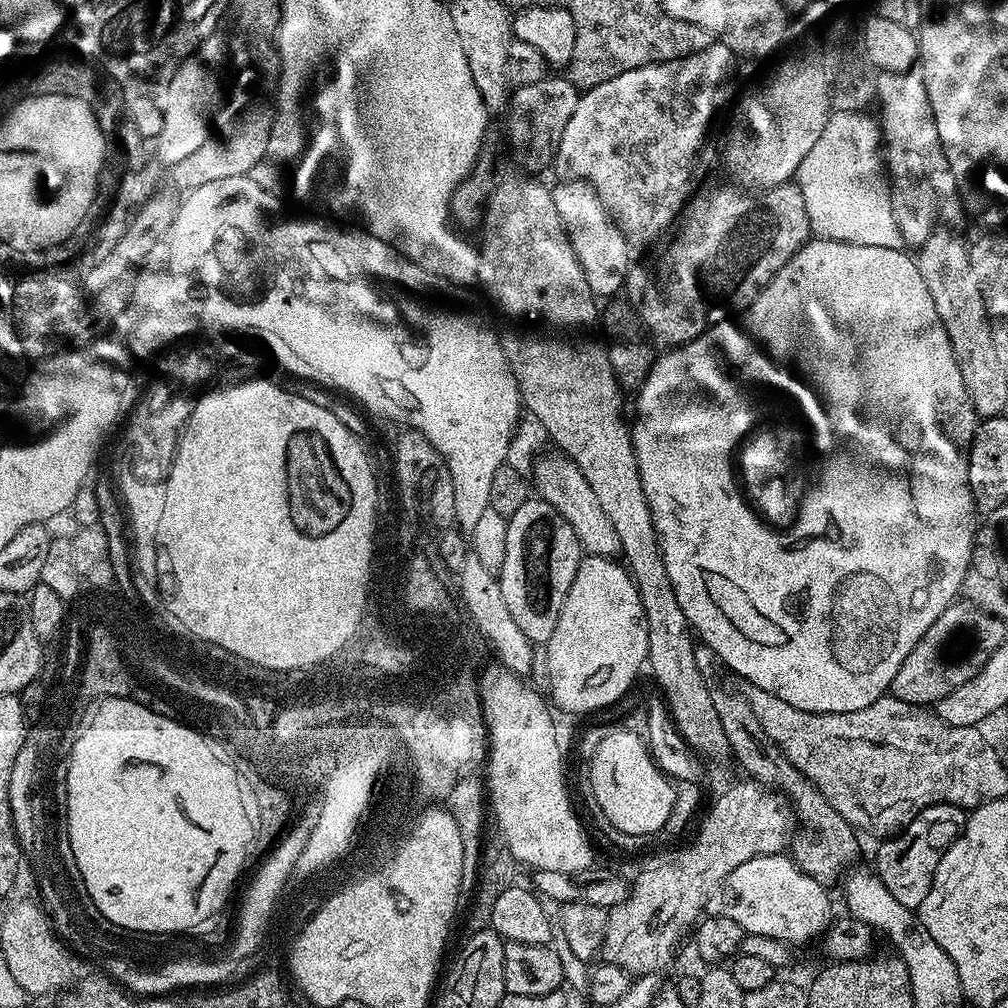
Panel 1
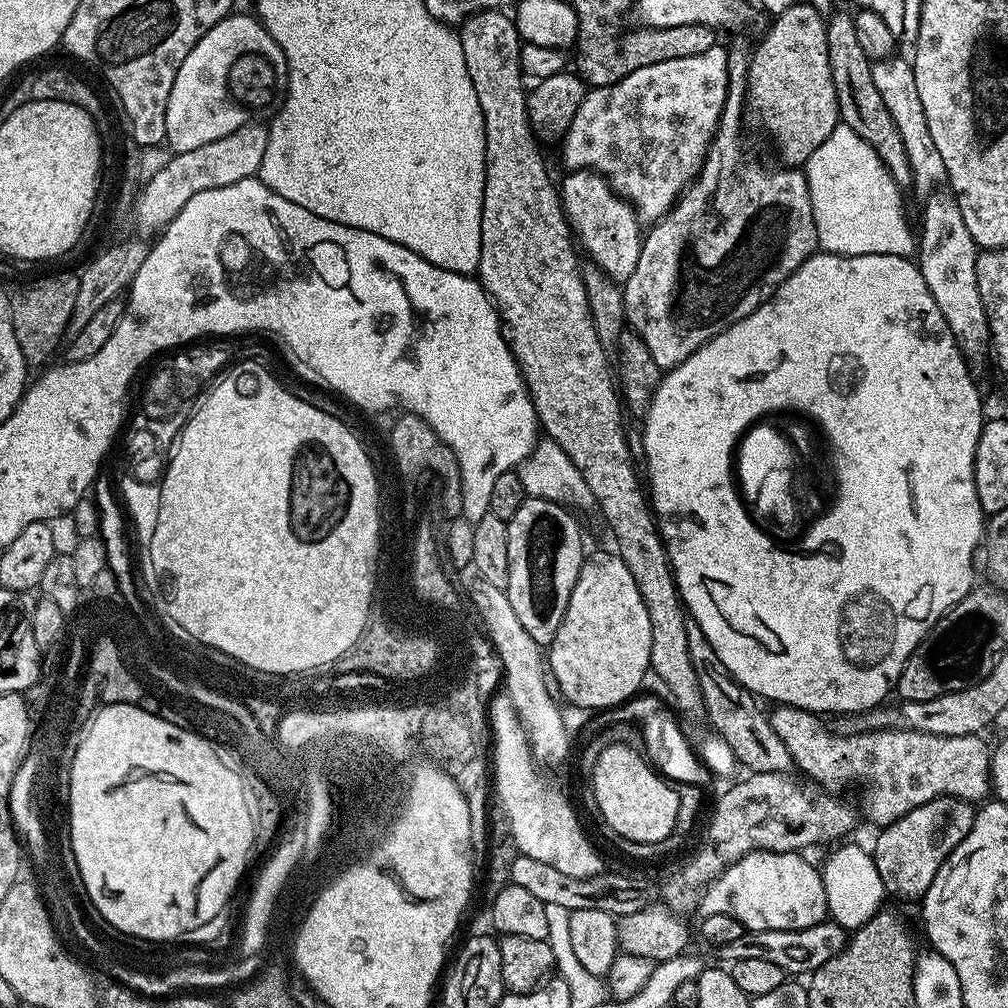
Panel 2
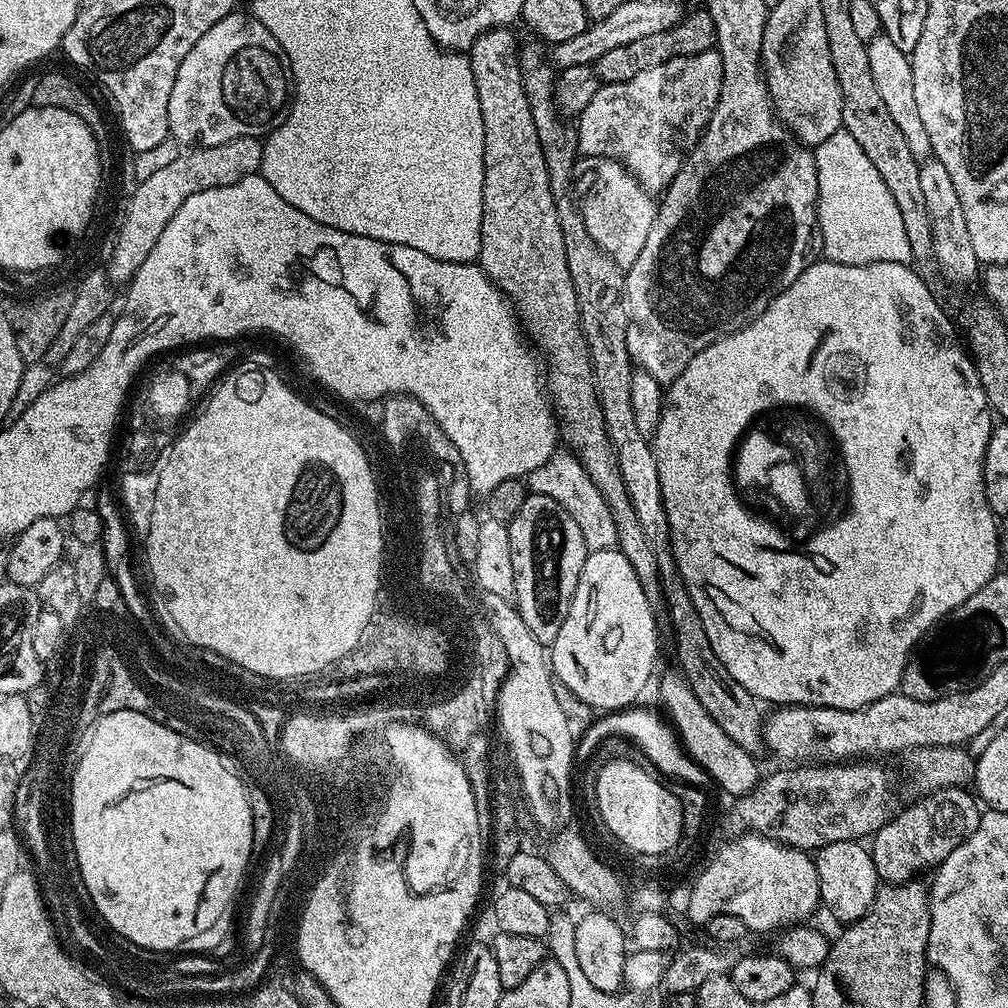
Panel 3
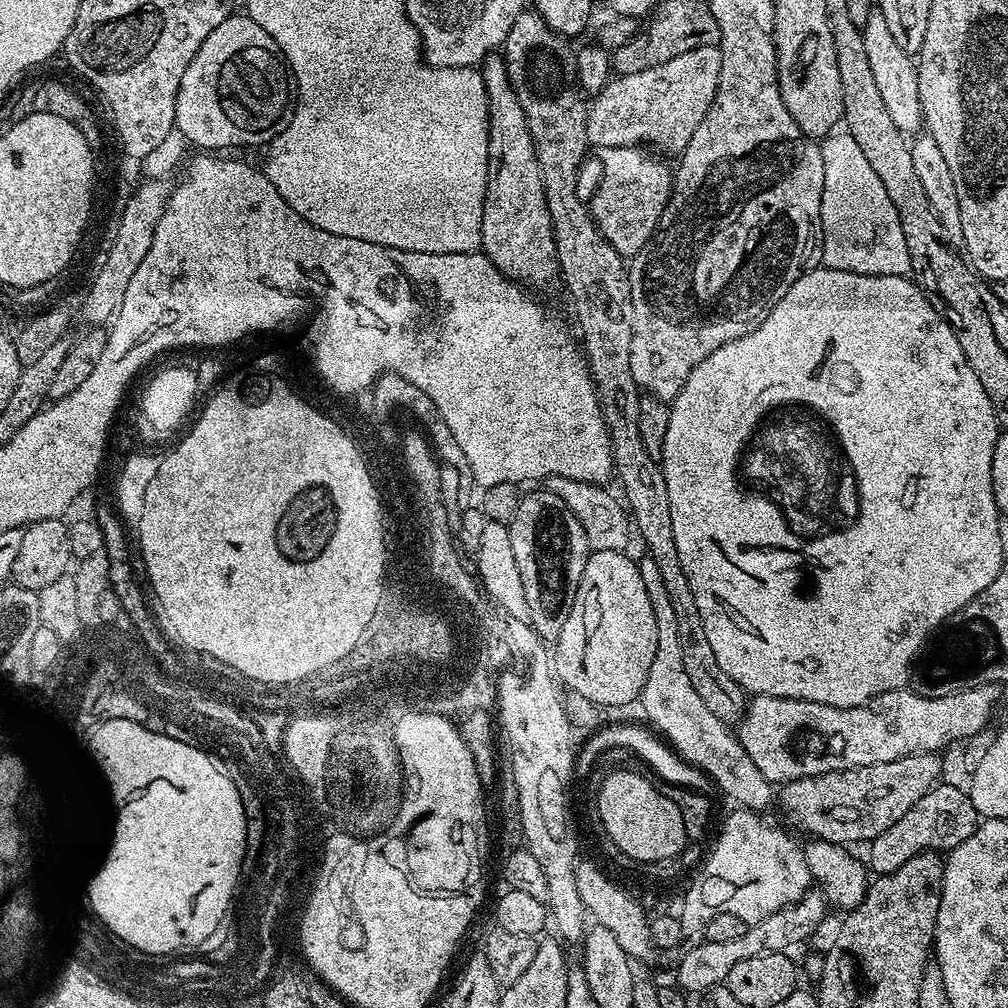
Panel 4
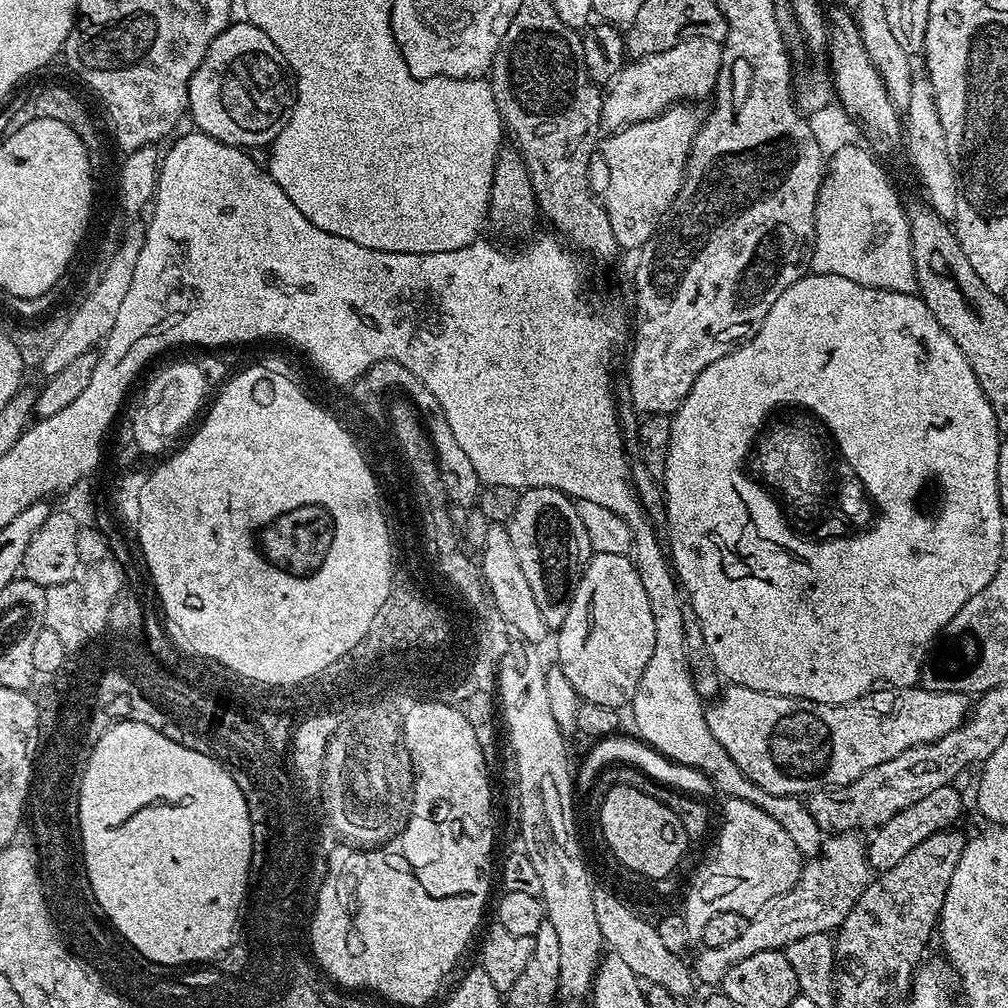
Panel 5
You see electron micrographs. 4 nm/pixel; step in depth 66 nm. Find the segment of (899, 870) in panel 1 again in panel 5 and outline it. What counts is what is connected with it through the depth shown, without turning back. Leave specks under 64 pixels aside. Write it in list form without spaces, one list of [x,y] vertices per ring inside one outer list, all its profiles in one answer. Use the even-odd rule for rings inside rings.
[[[956,786],[939,788],[932,791],[931,794],[926,794],[926,798],[914,802],[914,806],[906,806],[906,810],[894,814],[894,818],[890,818],[881,828],[877,828],[871,833],[872,841],[869,839],[866,844],[869,869],[875,870],[877,873],[890,870],[890,866],[902,862],[902,858],[906,858],[906,854],[910,854],[910,850],[914,850],[914,846],[918,846],[918,842],[926,842],[926,838],[930,838],[930,834],[949,831],[955,825],[952,823],[963,812],[964,800],[960,797]]]

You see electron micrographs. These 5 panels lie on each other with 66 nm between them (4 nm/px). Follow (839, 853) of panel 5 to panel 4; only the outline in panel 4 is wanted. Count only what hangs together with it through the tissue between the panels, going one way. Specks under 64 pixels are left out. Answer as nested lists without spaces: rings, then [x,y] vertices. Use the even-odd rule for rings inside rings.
[[[809,890],[796,903],[788,904],[756,924],[747,925],[742,938],[733,938],[731,942],[704,940],[692,949],[689,947],[679,964],[675,965],[675,983],[688,994],[703,994],[710,988],[723,985],[728,979],[730,969],[738,962],[743,962],[746,958],[755,958],[757,954],[788,952],[795,944],[802,943],[807,936],[814,935],[816,927],[824,920],[824,908],[826,909],[826,899],[823,891]]]

